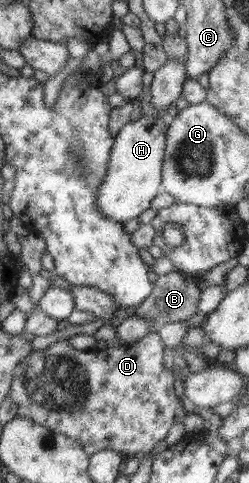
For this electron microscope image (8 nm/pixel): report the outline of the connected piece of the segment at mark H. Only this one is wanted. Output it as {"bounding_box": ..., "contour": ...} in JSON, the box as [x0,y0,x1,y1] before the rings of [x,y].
{"bounding_box":[95,113,168,222],"contour":[[[148,113],[126,123],[114,138],[106,174],[100,183],[95,207],[105,218],[121,222],[139,217],[150,209],[151,201],[162,191],[162,163],[165,155],[168,118]]]}

